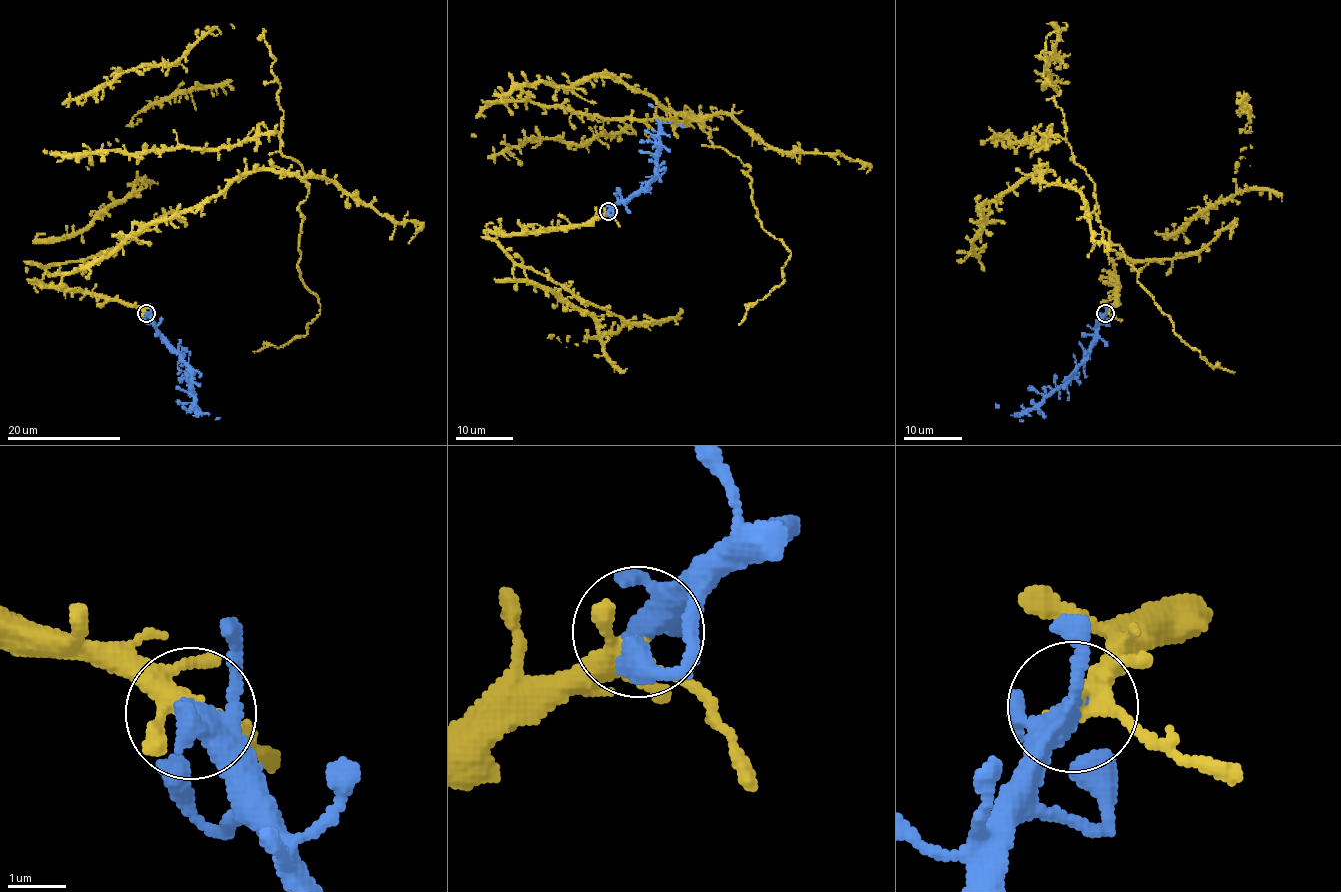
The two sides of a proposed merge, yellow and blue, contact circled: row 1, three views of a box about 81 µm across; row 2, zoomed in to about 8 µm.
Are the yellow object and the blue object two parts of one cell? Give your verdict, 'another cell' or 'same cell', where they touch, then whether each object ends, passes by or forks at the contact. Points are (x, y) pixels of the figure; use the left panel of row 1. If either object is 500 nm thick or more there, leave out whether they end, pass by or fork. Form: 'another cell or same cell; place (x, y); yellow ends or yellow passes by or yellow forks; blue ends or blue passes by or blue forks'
same cell; place (146, 313); yellow forks; blue forks

